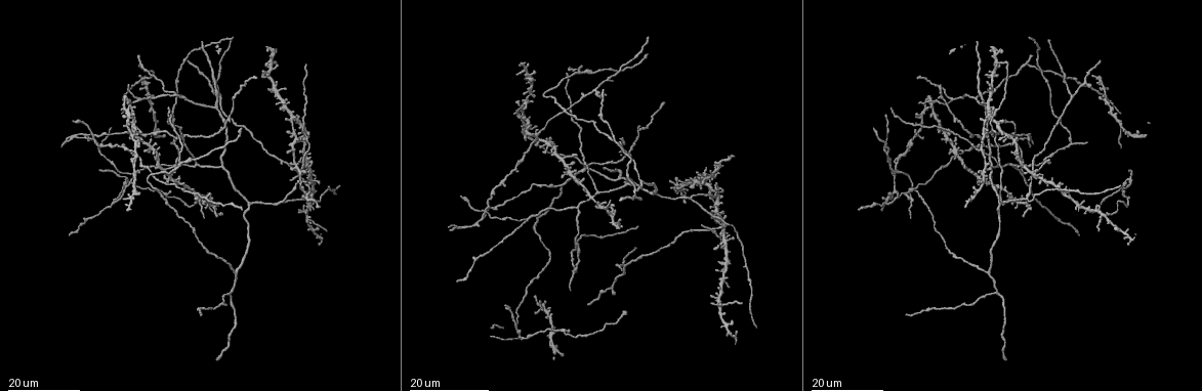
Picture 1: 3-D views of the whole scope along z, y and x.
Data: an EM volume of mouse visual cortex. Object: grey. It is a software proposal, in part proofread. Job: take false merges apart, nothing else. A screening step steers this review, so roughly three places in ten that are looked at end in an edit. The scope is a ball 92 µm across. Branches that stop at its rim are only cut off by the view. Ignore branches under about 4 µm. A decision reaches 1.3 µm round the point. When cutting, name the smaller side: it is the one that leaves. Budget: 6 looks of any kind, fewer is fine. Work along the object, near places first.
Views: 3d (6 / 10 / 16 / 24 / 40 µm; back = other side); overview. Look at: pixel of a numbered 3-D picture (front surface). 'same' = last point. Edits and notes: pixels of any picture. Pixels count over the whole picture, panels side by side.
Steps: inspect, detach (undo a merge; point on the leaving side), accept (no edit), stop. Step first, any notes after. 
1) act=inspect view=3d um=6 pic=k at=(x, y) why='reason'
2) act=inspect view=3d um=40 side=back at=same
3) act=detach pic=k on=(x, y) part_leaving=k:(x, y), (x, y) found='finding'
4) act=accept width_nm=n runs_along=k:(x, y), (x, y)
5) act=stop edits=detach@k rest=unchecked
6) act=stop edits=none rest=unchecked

act=inspect view=3d um=24 pic=1 at=(292, 117) why='side arm on a straight run'

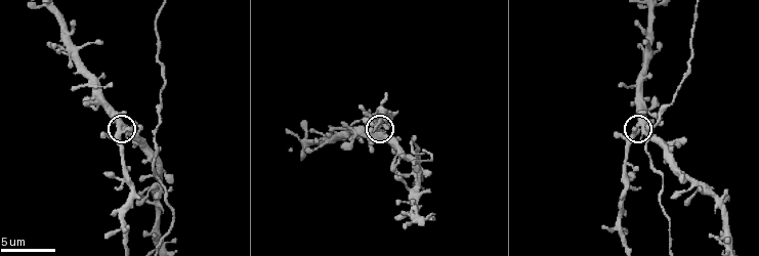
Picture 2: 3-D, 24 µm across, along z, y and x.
act=inspect view=3d um=10 pic=2 at=(635, 133)

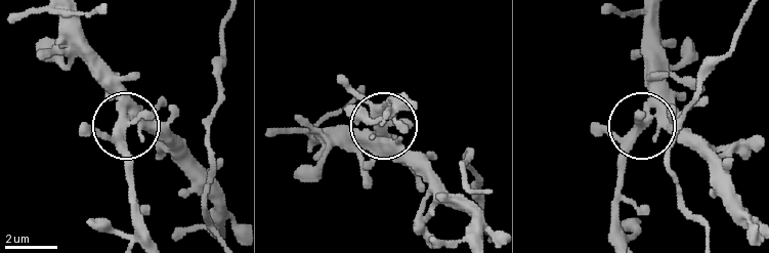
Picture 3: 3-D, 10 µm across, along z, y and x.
act=accept width_nm=310 found='one neuron here'

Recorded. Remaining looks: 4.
act=inspect view=3d um=24 pic=1 at=(714, 231) why='four or more arms meet'

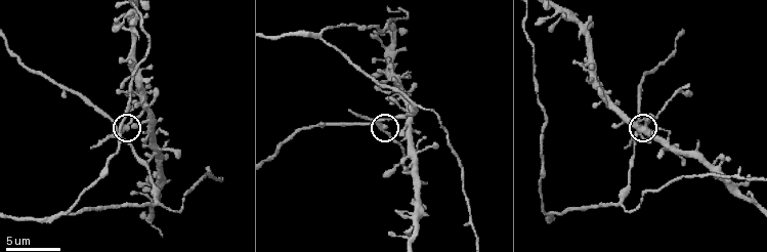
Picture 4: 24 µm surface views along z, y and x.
act=inspect view=3d um=10 pic=4 at=(380, 125)

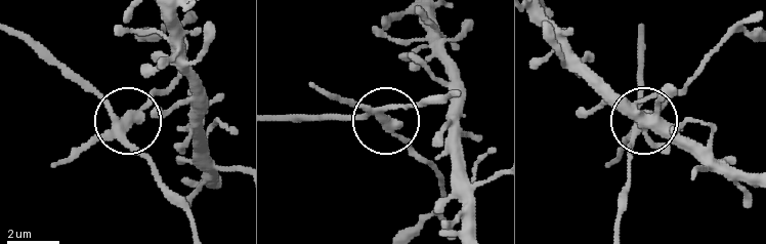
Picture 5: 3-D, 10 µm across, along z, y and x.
act=detach pic=5 on=(85, 151) width_nm=310 part_leaving=5:(636, 130), (726, 39), (753, 33) found='a second neuron is stuck on'

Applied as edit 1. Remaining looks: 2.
act=stop edits=detach@5 rest=unchecked

